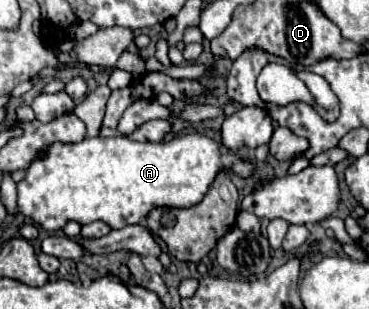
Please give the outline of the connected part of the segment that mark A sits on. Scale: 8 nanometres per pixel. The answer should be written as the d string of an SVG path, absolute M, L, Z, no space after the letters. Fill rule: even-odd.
M204 134L176 136L176 138L172 138L170 142L158 142L158 144L150 144L150 142L134 142L134 140L126 138L126 136L114 136L114 138L84 138L84 140L78 142L78 144L54 142L52 146L48 146L48 150L44 150L44 158L34 158L34 160L30 162L30 166L26 168L26 176L18 182L18 210L20 210L26 218L34 220L38 226L42 226L42 228L48 230L48 232L60 230L60 228L62 228L66 222L70 222L70 220L74 220L74 222L78 222L78 224L90 224L90 222L102 220L102 222L106 222L110 228L124 228L126 224L138 224L138 222L142 222L142 220L146 218L146 214L148 214L152 208L156 208L156 206L188 208L188 206L198 204L198 202L204 198L204 194L208 192L208 188L210 188L212 180L216 178L216 174L222 172L222 170L232 170L232 172L236 172L238 176L246 178L246 176L252 174L252 164L246 162L246 160L242 160L242 156L240 156L238 152L224 150L220 144L216 144L214 140L210 140L210 138L204 136Z

